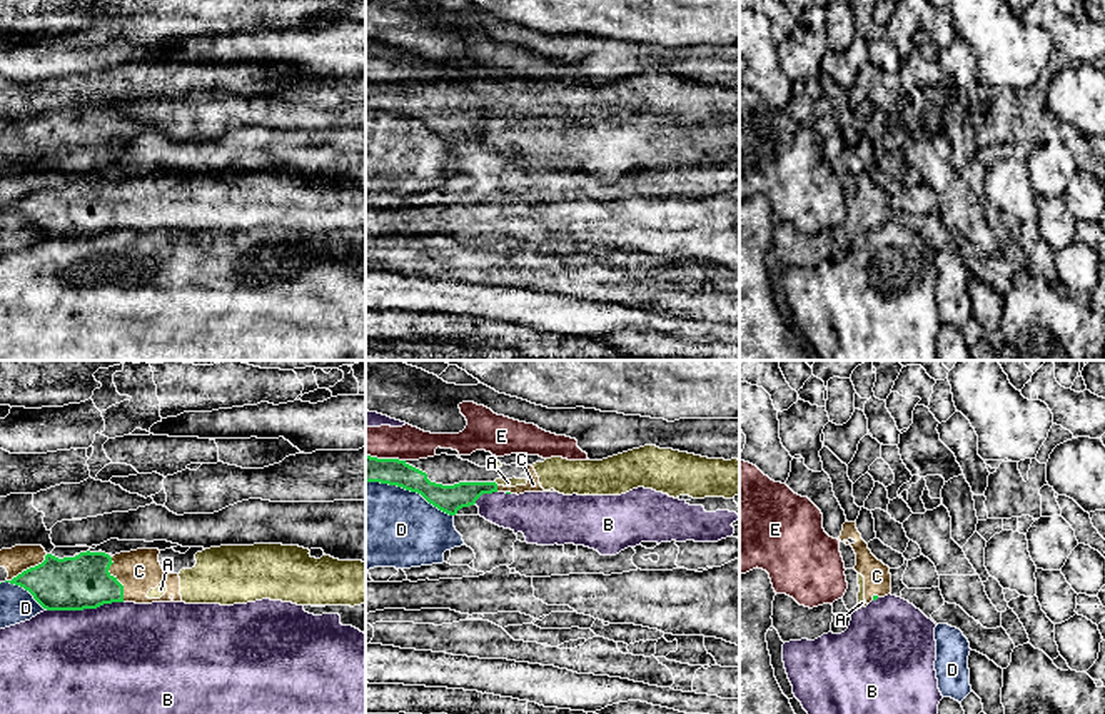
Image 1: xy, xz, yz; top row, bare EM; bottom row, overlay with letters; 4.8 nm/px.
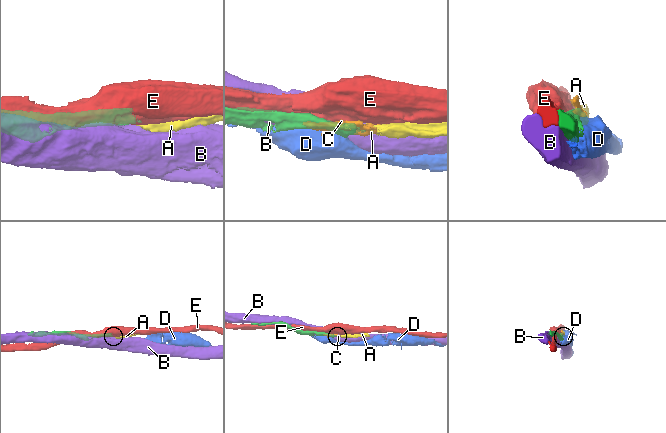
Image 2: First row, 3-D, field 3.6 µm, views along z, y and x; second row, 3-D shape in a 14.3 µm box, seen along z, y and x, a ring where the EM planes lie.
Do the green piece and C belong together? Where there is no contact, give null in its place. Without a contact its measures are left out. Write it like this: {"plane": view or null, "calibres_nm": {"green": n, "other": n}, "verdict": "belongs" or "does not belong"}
{"plane": "xy", "calibres_nm": {"green": 260, "other": 200}, "verdict": "does not belong"}

